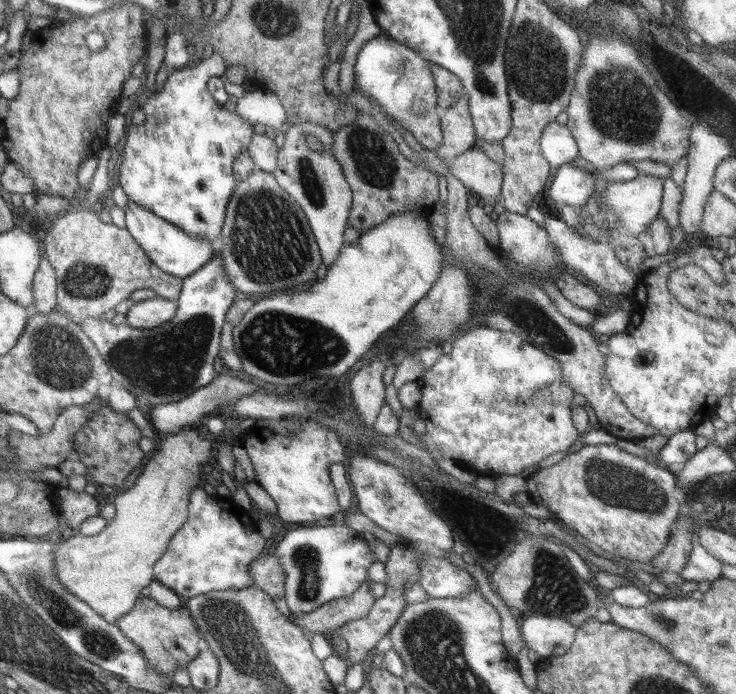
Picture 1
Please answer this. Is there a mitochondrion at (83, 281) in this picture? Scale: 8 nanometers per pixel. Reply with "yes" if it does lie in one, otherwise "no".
yes

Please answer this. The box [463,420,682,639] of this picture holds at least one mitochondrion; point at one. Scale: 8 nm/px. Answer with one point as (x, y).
(614, 484)

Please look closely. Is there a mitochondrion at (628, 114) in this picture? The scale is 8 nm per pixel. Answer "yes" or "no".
yes

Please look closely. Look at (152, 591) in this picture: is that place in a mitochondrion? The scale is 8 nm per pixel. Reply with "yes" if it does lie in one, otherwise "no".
no

